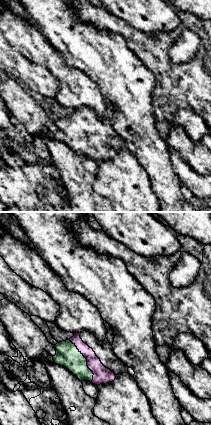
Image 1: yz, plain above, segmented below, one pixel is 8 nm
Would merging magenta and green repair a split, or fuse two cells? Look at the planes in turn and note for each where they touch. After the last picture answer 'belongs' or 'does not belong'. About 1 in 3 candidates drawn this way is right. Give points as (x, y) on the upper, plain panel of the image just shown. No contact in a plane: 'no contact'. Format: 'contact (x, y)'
contact (87, 136)

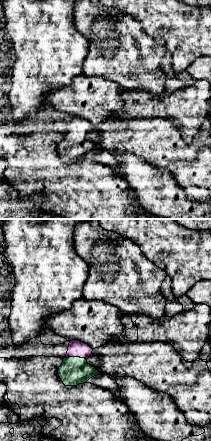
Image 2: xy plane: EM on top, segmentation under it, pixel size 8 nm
contact (76, 132)

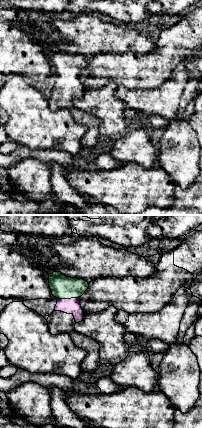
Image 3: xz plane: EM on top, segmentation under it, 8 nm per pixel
contact (67, 75)

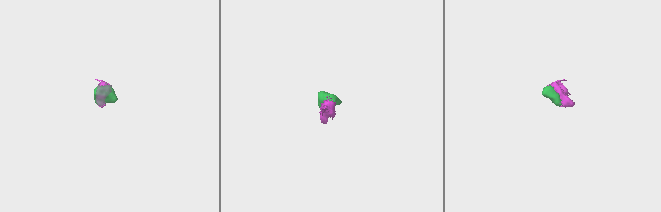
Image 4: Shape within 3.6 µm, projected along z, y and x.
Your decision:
belongs

